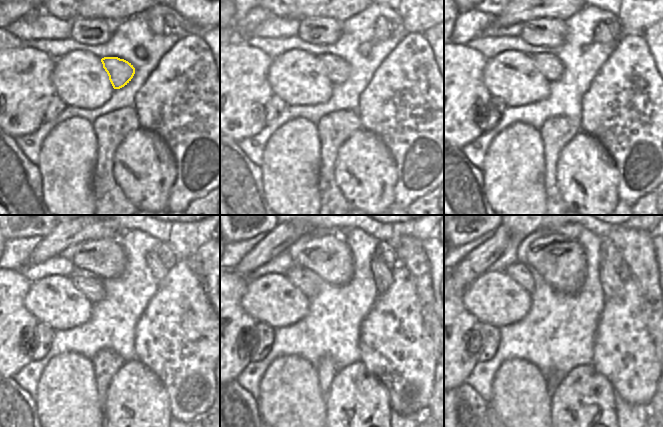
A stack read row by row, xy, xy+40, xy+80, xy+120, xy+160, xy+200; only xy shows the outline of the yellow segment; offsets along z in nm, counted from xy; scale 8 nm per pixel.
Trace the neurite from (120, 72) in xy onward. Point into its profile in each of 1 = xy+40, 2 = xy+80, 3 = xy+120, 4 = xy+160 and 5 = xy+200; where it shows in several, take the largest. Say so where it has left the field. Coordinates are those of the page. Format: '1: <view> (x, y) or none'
1: xy+40 (338, 70)
2: xy+80 (551, 67)
3: xy+120 (93, 289)
4: xy+160 (296, 275)
5: xy+200 (518, 272)

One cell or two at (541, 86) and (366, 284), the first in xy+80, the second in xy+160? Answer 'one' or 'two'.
two

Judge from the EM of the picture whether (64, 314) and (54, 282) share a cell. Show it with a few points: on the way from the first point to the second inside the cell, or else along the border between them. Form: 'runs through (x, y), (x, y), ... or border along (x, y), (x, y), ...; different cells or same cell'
runs through (61, 306), (59, 290); same cell

